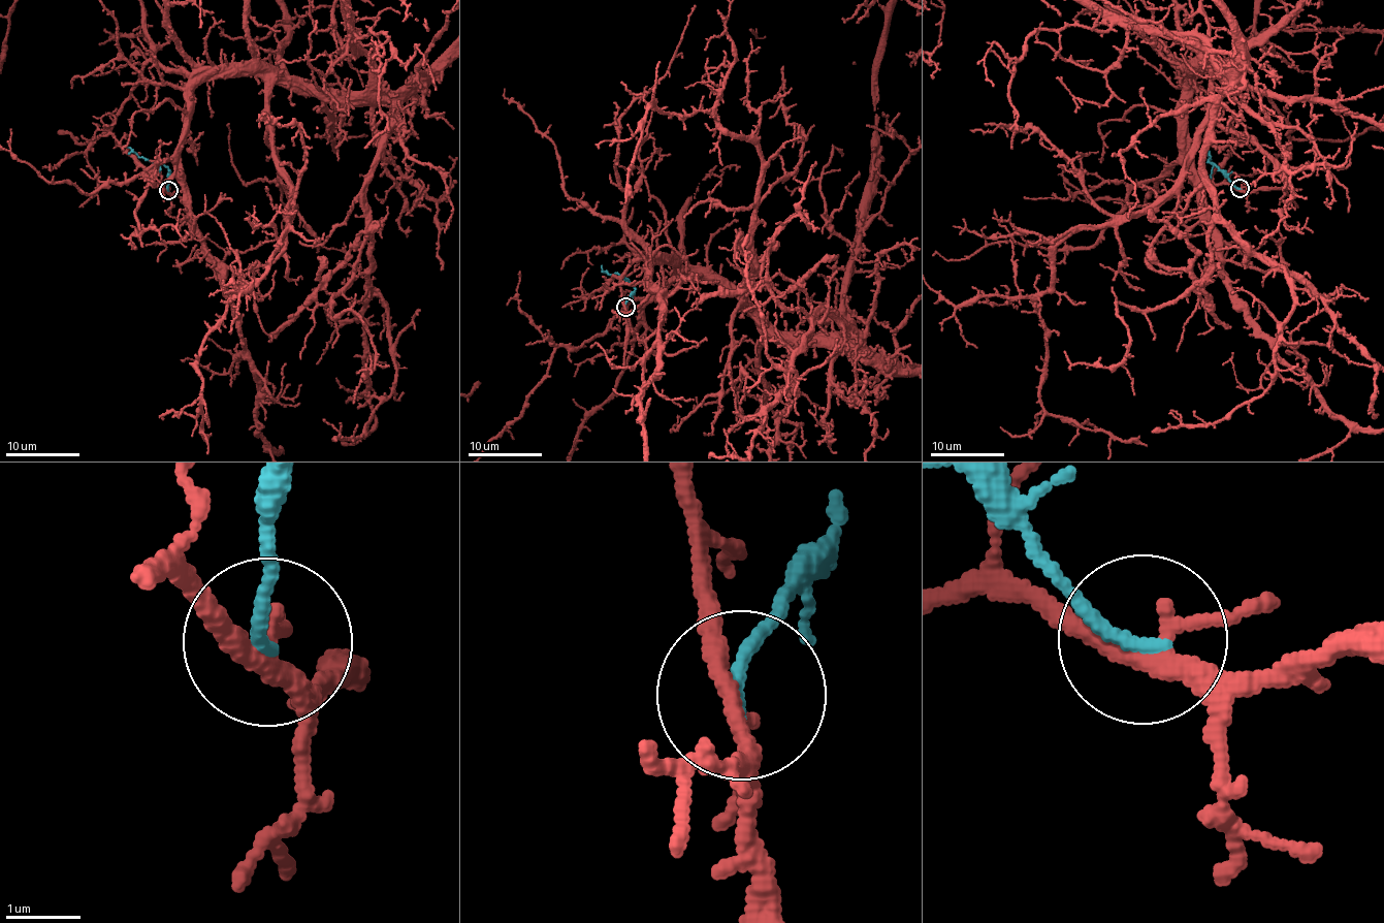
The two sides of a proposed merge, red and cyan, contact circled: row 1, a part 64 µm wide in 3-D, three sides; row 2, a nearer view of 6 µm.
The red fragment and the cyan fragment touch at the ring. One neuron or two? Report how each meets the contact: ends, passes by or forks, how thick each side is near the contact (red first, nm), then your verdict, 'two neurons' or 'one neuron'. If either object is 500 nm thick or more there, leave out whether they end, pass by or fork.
red forks there; cyan ends there; 220 nm thick on the red side, 190 nm on the other; two neurons

